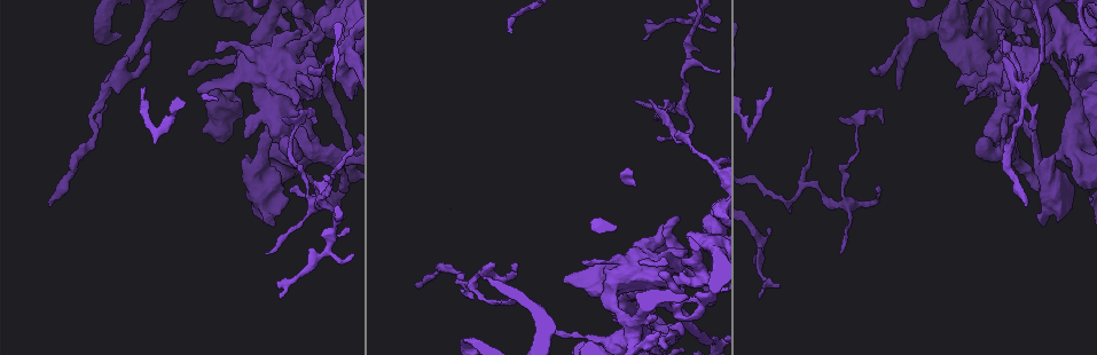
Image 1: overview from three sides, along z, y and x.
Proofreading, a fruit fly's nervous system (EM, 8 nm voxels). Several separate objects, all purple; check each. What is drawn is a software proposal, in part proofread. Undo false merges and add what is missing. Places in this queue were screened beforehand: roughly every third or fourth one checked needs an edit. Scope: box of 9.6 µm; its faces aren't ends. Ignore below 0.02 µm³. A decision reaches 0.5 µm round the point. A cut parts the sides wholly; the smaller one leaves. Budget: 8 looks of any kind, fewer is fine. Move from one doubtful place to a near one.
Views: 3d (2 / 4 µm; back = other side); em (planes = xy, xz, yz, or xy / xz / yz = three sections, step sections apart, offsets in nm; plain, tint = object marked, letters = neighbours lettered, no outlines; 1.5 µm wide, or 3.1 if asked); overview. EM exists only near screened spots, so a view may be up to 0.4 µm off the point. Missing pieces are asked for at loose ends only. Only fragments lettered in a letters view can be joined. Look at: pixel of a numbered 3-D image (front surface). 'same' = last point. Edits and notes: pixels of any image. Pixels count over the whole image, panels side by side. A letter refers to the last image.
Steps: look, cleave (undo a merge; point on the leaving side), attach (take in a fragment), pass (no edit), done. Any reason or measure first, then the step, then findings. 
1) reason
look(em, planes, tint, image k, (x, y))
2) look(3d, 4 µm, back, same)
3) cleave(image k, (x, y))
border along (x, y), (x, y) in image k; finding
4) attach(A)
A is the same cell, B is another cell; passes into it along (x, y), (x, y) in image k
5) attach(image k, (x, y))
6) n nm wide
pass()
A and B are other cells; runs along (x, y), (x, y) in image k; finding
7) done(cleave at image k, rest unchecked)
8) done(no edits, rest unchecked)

tapers out
look(3d, 2 µm, back, image 1, (650, 98))

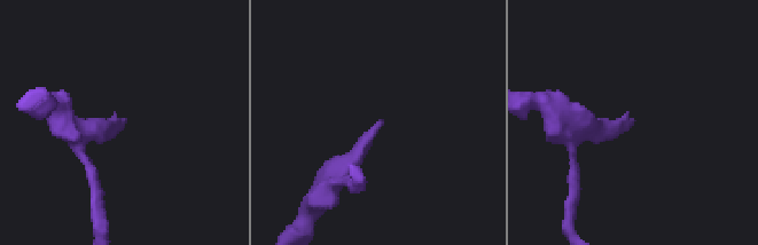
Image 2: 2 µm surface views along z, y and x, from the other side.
look(em, xy, step 4, tint, image 2, (631, 121))

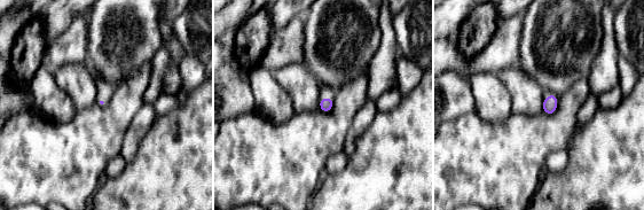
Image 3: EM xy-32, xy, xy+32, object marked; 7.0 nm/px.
cut it another way
look(em, planes, letters, same)

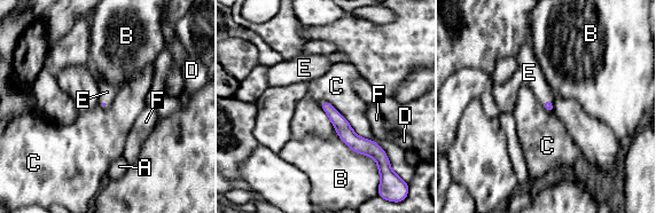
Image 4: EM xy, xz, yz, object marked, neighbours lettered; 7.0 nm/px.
pass()
A, B, C, D, E and F are other cells; no lettered fragment goes on from it

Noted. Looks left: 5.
thin end
look(3d, 2 µm, image 1, (308, 71))

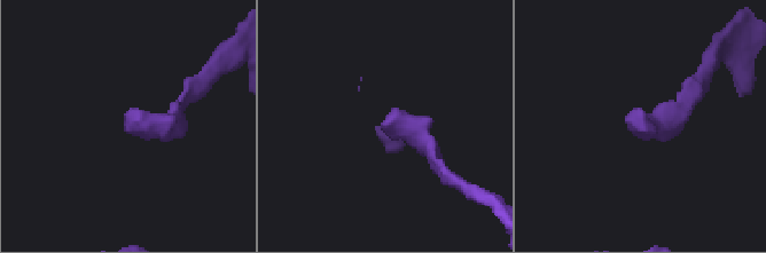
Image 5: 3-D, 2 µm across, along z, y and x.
look(em, planes, tint, image 5, (124, 114))

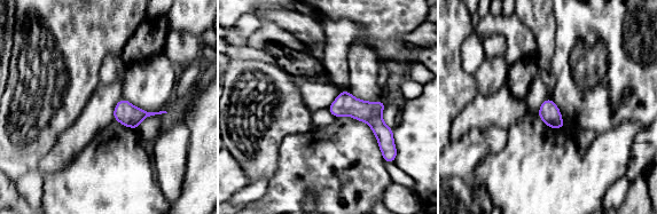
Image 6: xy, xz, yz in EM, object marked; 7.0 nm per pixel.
look(em, planes, letters, same)

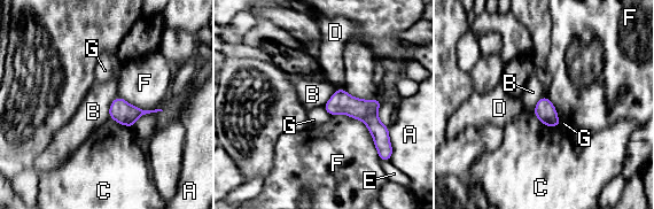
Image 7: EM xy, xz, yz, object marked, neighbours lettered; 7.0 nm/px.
140 nm wide
pass()
A, B, C, D, E, F and G are other cells; border along (118, 97), (111, 102), (108, 116) in image 7; none of them fits

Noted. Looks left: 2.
thin end
look(em, xy, step 8, tint, image 1, (217, 51))

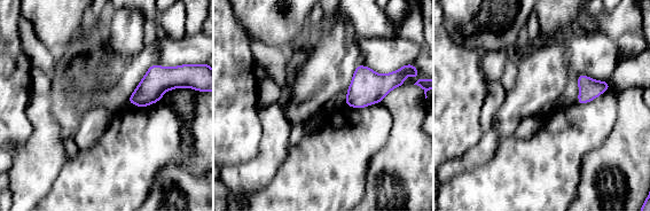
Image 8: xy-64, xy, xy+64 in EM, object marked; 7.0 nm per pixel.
another direction
look(em, planes, letters, same)

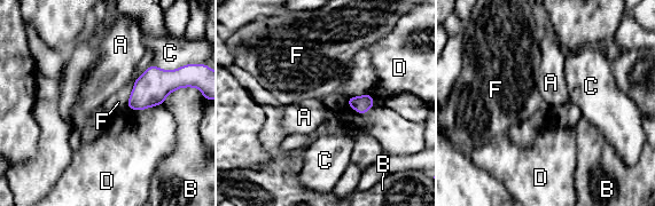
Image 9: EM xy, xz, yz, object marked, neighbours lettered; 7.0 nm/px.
C touches over 360 nm
pass()
A, B, C, D and F are other cells; border along (374, 98), (364, 113), (348, 104) in image 9; no lettered fragment goes on from it

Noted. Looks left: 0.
done(no edits, rest unchecked)

